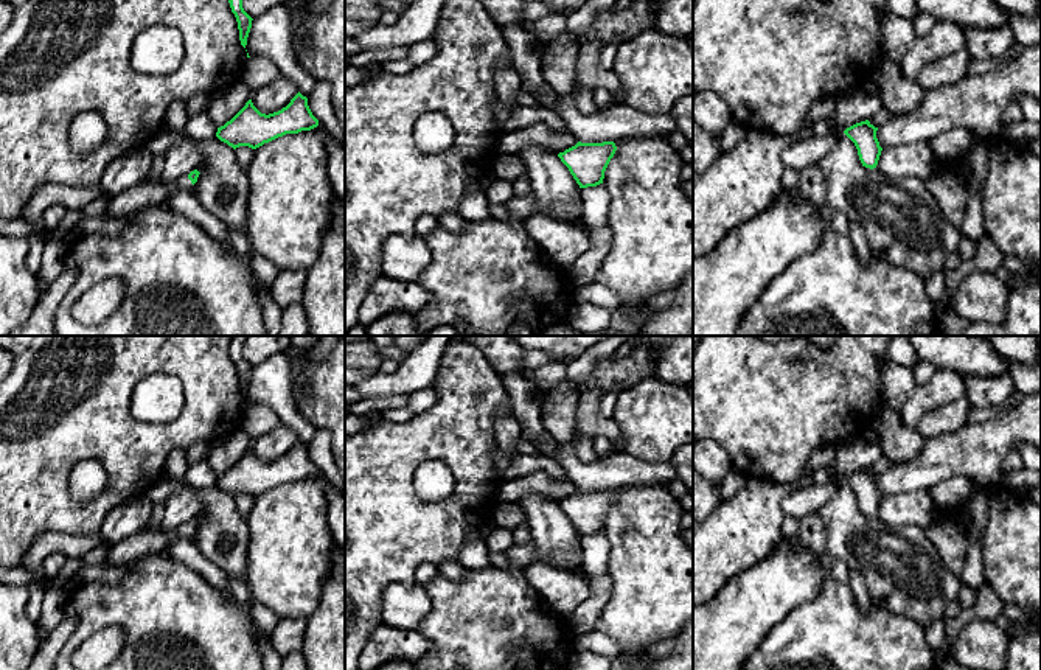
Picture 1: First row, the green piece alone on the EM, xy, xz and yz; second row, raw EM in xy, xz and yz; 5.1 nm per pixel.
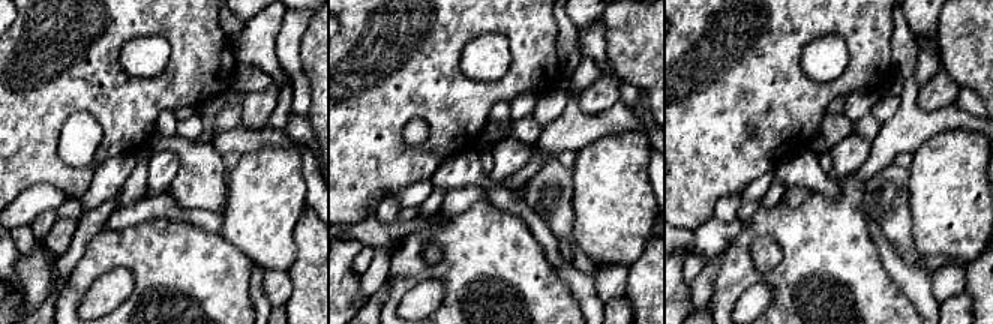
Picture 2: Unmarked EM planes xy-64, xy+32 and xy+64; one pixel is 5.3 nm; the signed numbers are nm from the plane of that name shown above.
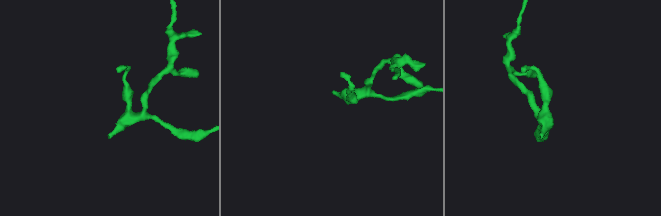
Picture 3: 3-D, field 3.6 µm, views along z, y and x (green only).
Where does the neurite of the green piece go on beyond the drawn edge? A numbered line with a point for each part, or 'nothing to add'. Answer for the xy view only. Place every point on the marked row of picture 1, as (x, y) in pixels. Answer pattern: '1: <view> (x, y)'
1: xy (148, 193)

